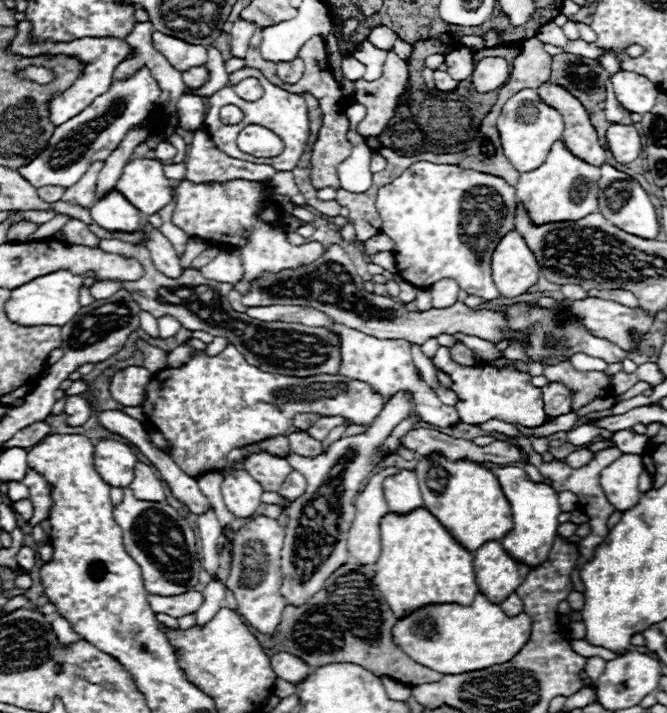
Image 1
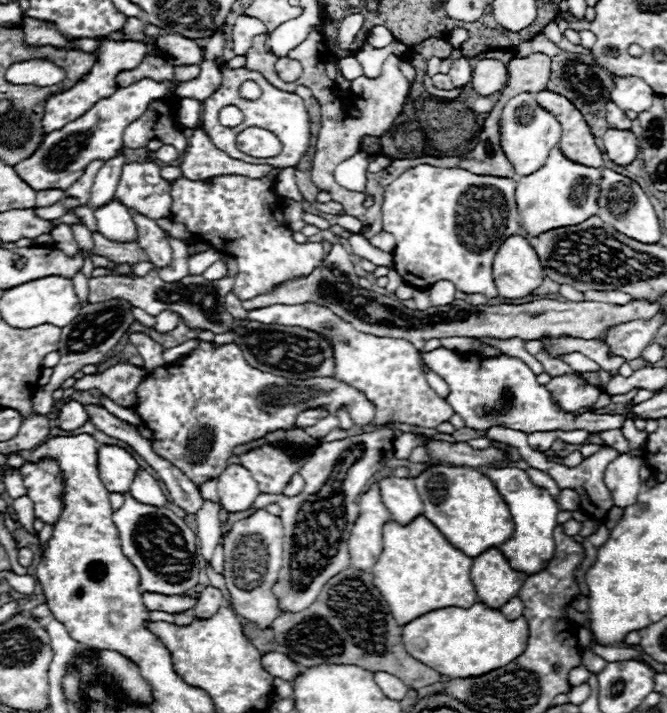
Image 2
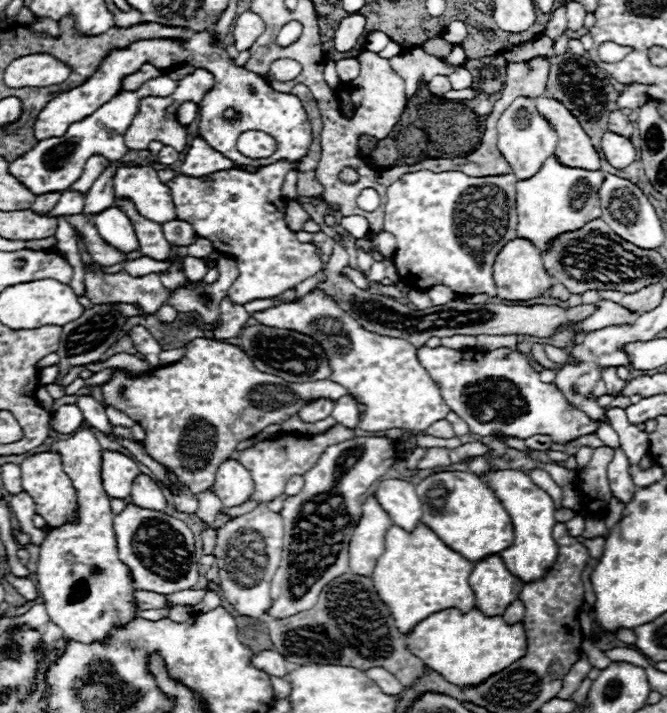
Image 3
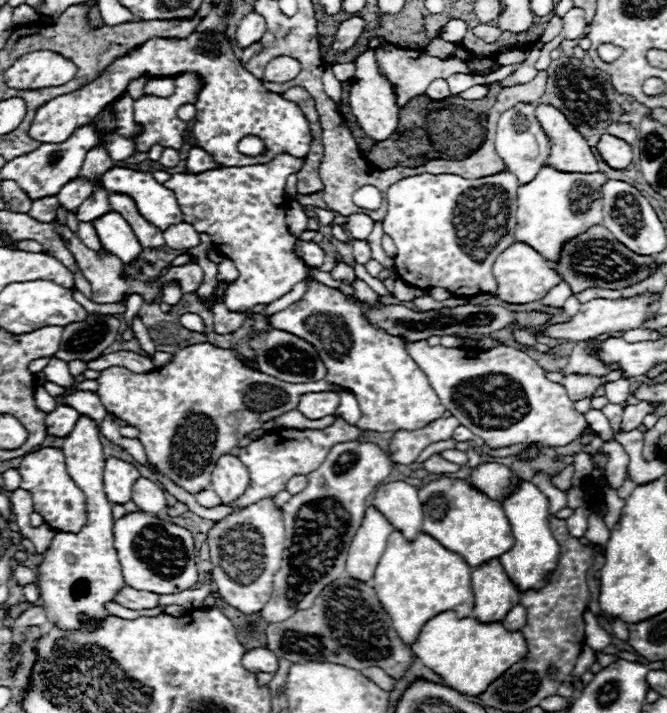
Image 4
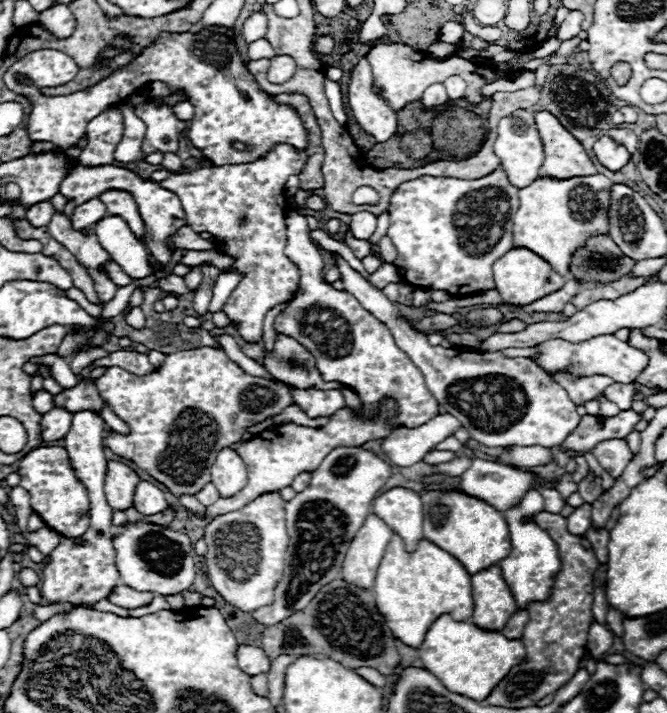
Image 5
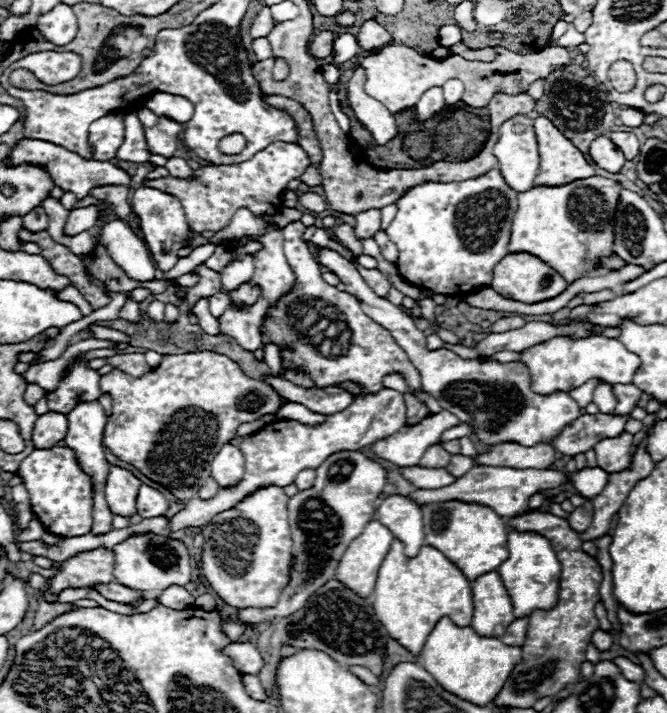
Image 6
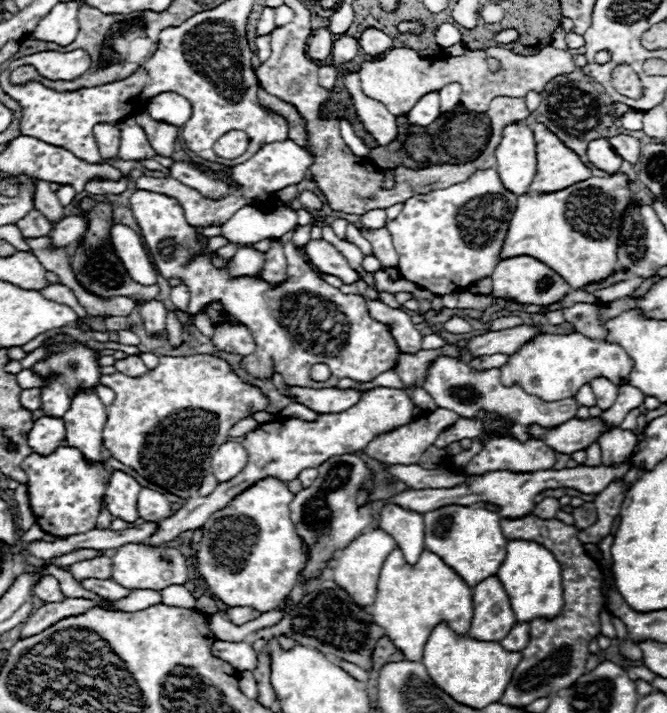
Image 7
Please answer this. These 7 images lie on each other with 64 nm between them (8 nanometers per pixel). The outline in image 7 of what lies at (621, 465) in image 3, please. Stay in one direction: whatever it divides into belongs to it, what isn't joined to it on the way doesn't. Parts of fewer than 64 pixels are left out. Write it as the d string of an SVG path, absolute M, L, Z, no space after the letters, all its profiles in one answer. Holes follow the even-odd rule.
M612 430L598 438L602 450L602 466L620 466L636 446L636 434L630 430Z

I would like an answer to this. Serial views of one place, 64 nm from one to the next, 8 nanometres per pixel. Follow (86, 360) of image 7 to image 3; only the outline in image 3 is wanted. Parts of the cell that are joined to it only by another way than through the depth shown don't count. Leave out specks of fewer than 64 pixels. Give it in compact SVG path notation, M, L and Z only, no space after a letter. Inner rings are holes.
M80 396L80 400L78 400L76 404L80 404L80 410L82 410L86 422L88 422L90 426L94 426L96 430L100 430L100 432L104 432L104 434L114 434L114 436L118 436L118 438L134 440L130 428L124 428L124 426L122 426L122 430L120 430L120 426L112 426L112 424L110 424L104 406L98 404L92 396Z

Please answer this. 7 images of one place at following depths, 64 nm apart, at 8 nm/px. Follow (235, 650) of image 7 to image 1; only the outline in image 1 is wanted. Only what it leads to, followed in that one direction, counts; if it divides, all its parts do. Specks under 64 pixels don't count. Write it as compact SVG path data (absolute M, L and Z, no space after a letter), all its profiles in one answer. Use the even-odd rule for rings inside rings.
M286 652L272 656L272 668L278 678L284 678L286 682L292 682L292 684L302 682L312 674L312 666L304 664L300 658Z

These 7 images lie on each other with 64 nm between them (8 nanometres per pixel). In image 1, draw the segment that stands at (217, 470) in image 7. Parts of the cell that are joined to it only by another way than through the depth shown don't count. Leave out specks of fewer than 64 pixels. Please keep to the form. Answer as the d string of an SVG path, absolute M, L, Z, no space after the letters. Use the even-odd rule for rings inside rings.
M228 470L222 482L222 496L226 508L236 518L252 518L260 508L260 496L264 494L262 486L244 470Z

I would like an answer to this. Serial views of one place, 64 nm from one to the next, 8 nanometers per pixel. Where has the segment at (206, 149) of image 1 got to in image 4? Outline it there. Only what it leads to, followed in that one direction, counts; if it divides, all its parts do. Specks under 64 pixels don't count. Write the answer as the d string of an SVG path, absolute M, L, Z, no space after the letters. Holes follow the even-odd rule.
M200 146L190 148L190 154L186 158L186 172L188 174L200 174L200 172L214 170L214 168L220 168L220 164L216 164L216 160L206 150L202 150Z

